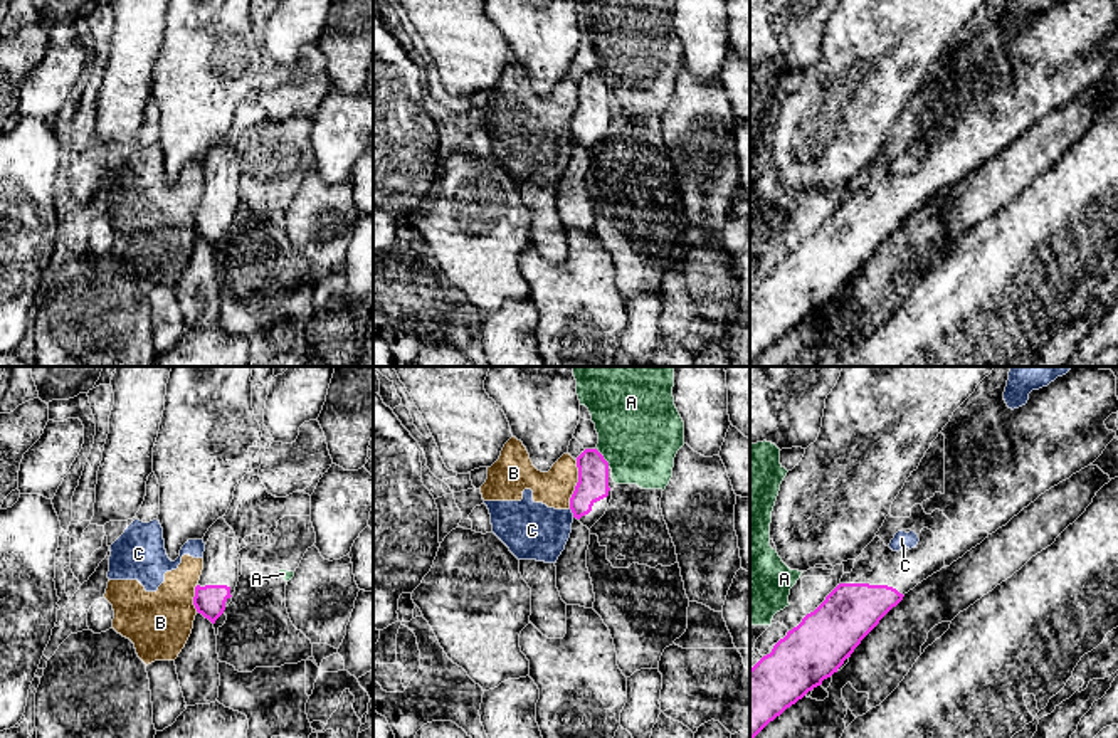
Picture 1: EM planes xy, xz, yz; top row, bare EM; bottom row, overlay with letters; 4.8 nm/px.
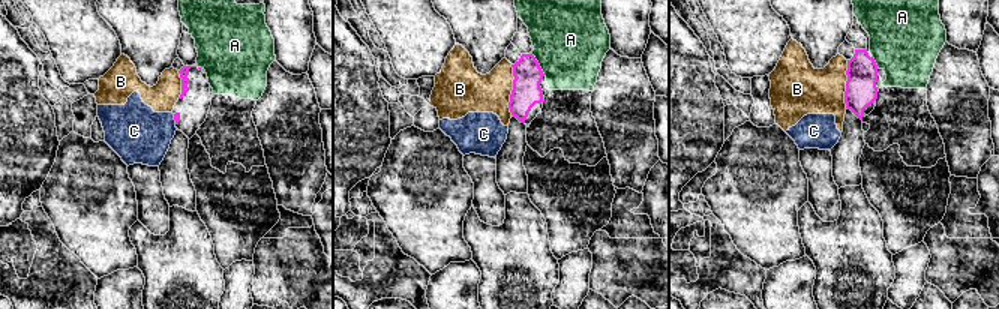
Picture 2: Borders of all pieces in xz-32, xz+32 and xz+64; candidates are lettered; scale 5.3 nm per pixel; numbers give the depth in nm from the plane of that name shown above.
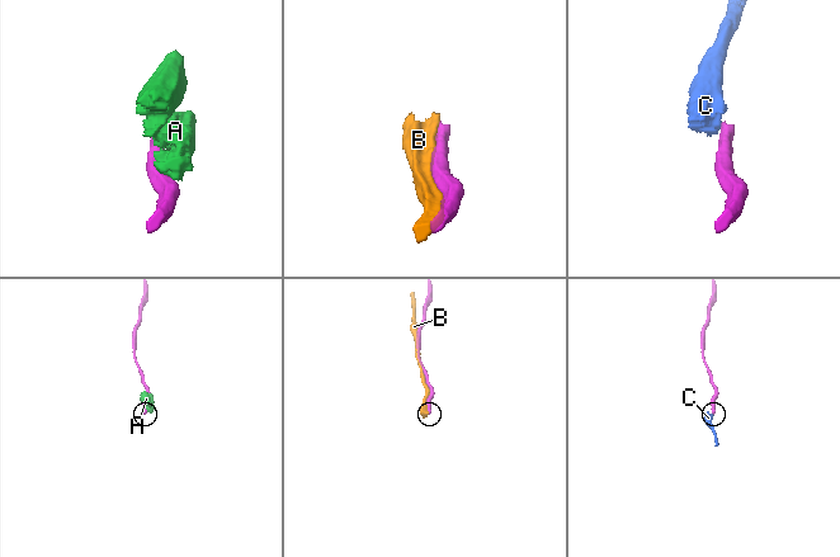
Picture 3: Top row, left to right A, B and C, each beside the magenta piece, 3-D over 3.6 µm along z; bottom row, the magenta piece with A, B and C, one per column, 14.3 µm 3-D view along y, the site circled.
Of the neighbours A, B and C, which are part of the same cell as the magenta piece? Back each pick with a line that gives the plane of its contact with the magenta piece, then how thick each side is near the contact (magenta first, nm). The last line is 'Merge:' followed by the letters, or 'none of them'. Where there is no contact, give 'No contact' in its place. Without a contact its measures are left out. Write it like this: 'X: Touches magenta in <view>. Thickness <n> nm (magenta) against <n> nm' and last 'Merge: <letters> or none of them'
Merge: none of them

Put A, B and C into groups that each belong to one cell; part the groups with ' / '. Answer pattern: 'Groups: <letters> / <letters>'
Groups: A / B C

